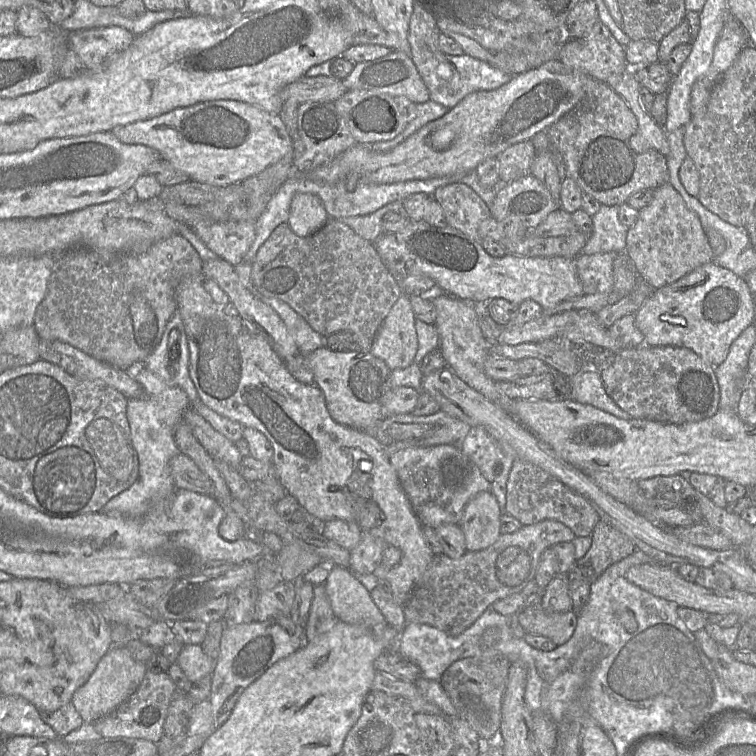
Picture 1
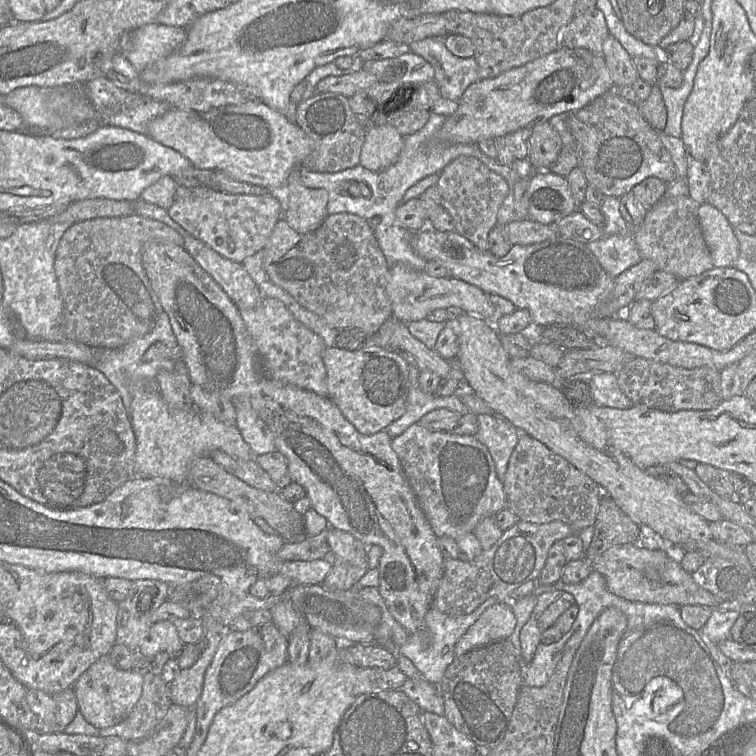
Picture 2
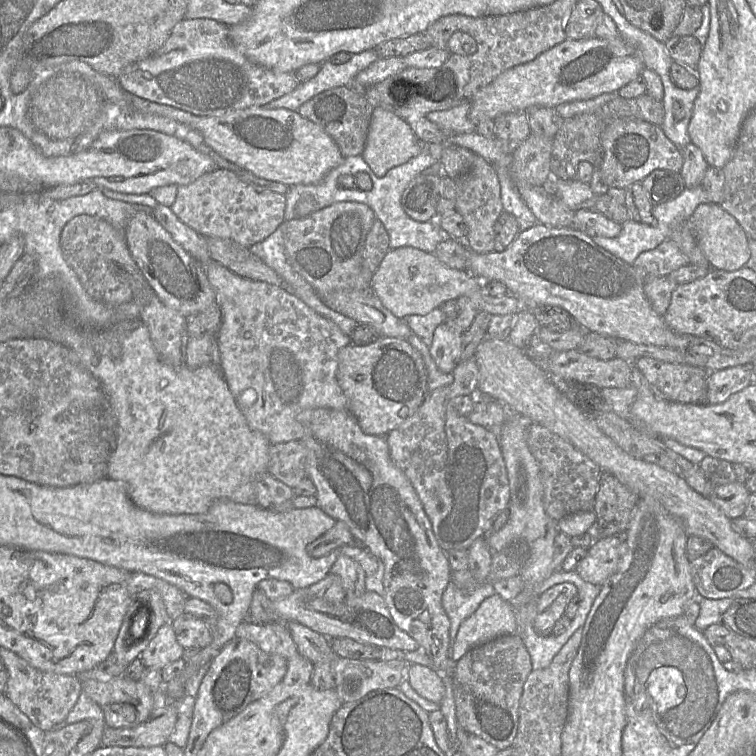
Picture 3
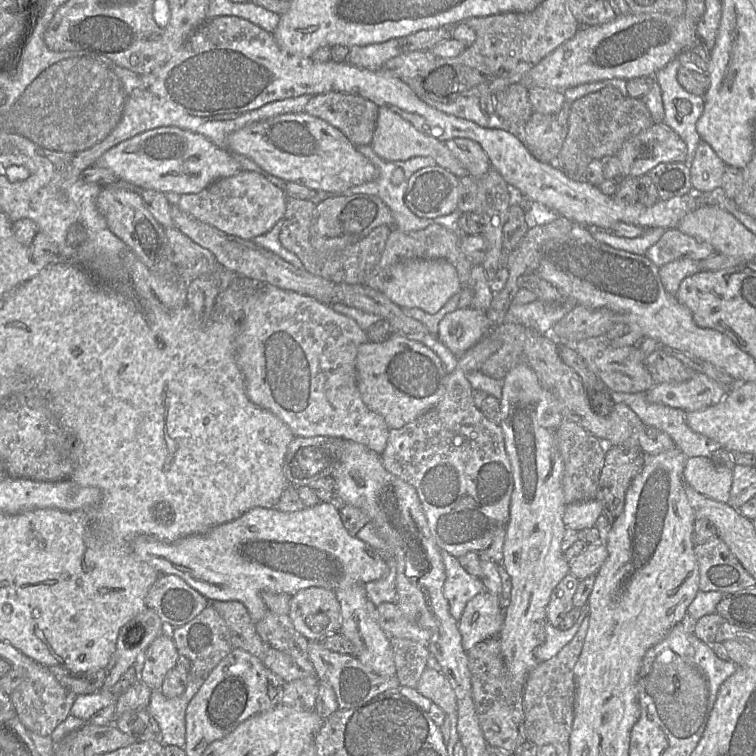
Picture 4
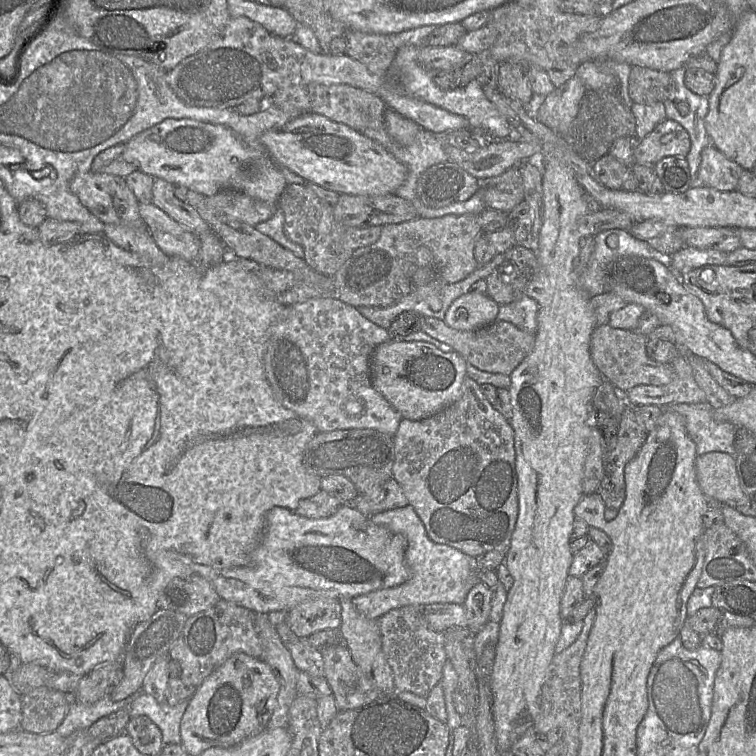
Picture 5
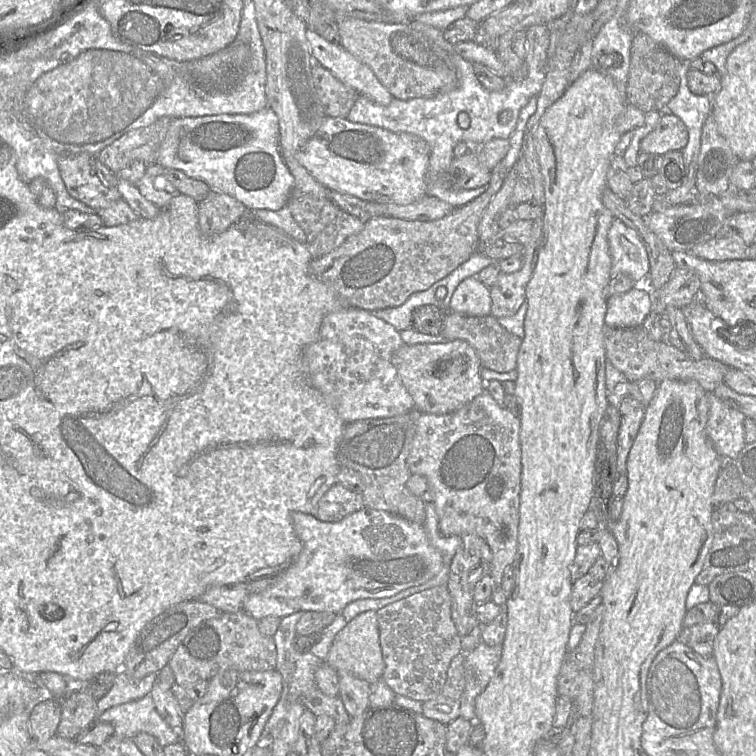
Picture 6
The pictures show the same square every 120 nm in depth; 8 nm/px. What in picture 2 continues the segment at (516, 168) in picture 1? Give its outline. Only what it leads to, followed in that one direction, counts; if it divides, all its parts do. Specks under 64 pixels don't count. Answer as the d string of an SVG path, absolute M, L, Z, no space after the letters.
M525 127L496 138L497 160L511 166L515 161L529 160L531 128Z

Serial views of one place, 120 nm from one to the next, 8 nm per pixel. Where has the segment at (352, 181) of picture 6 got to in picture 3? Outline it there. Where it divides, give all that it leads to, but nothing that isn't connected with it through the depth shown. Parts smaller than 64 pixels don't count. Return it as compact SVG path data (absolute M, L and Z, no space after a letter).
M250 107L221 116L197 116L191 128L199 131L205 143L228 161L246 169L259 178L280 182L287 186L315 184L345 159L334 140L317 124L297 111Z

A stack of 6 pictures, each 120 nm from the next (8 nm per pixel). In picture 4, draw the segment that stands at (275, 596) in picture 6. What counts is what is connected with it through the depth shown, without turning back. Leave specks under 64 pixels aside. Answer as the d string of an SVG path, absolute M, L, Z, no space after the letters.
M334 501L320 502L316 506L296 512L283 512L275 507L257 507L204 534L190 535L174 542L138 536L133 539L131 549L140 560L152 566L160 574L171 574L182 578L209 602L241 602L255 623L268 611L261 597L264 591L285 593L291 597L309 587L322 587L335 592L356 583L365 585L382 579L389 571L388 563L374 548L348 533L340 517L340 507Z

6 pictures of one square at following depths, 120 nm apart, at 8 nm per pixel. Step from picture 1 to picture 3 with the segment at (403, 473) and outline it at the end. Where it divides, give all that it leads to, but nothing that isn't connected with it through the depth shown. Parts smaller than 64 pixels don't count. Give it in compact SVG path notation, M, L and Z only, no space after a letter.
M473 357L459 362L452 371L450 385L428 393L417 411L385 437L393 463L403 471L413 485L429 518L435 538L442 550L468 549L475 539L488 534L491 519L508 508L510 486L499 438L489 429L473 424L466 416L455 412L449 401L471 395L478 386L478 367Z

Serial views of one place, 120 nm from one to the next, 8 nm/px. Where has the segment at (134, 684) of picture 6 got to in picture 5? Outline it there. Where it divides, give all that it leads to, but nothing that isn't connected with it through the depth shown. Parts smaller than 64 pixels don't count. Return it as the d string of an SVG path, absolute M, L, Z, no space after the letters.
M106 695L92 705L82 705L72 700L67 714L56 732L66 738L77 730L87 730L99 719L106 717L122 708L127 708L134 697L114 701Z

